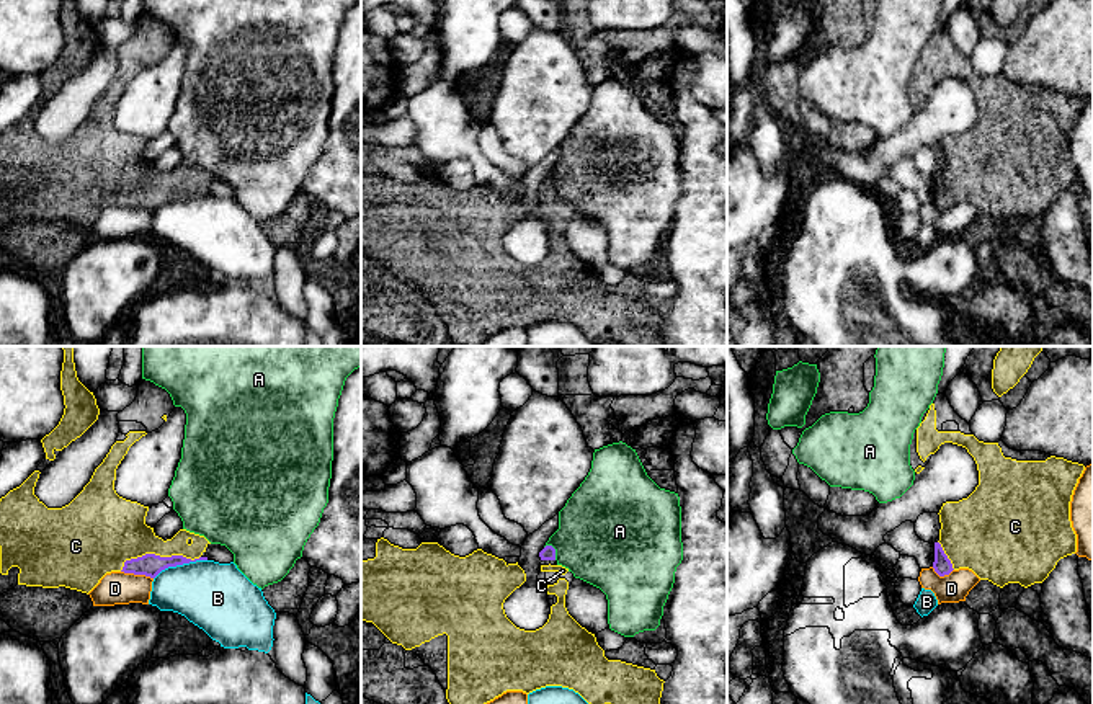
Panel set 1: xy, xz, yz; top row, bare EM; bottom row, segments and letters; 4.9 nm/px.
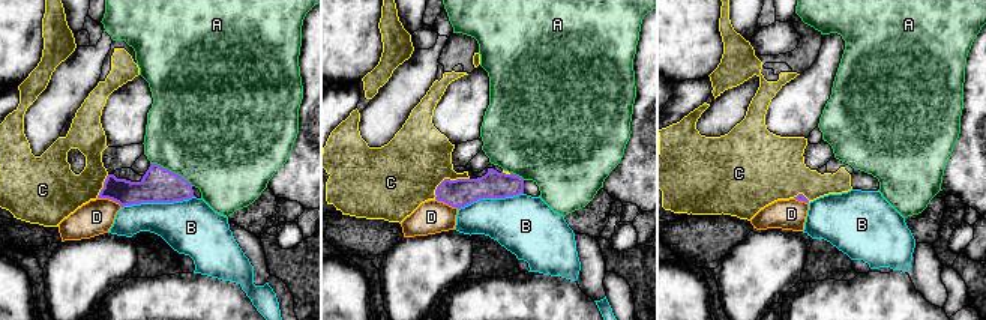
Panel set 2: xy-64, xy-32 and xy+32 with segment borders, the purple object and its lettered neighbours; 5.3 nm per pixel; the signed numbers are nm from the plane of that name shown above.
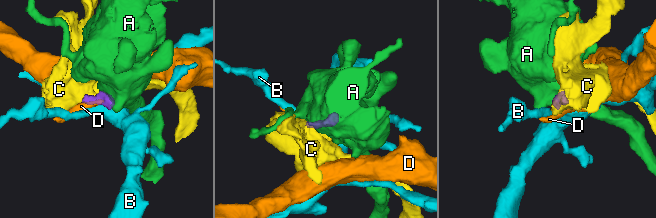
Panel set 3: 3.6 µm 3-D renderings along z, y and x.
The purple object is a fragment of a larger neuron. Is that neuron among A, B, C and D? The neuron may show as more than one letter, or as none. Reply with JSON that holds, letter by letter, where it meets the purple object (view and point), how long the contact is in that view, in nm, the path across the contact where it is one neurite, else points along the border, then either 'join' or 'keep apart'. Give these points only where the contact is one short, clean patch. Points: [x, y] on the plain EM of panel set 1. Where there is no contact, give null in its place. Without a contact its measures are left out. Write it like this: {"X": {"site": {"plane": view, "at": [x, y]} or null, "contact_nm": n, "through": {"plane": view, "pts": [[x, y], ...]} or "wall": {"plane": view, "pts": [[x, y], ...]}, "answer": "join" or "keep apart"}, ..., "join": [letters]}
{"A": {"site": {"plane": "xz", "at": [554, 185]}, "contact_nm": 90, "wall": {"plane": "xz", "pts": [[546, 178], [554, 183], [556, 193]]}, "answer": "keep apart"}, "B": {"site": {"plane": "xy", "at": [180, 198]}, "contact_nm": 280, "wall": {"plane": "xy", "pts": [[206, 193], [169, 200], [154, 213]]}, "answer": "keep apart"}, "C": {"site": {"plane": "xy", "at": [157, 190]}, "contact_nm": 400, "through": {"plane": "xy", "pts": [[151, 200], [157, 190], [134, 183], [113, 165]]}, "answer": "join"}, "D": {"site": {"plane": "xy", "at": [138, 208]}, "contact_nm": 170, "wall": {"plane": "xy", "pts": [[121, 204], [144, 208], [152, 213]]}, "answer": "keep apart"}, "join": ["C"]}

